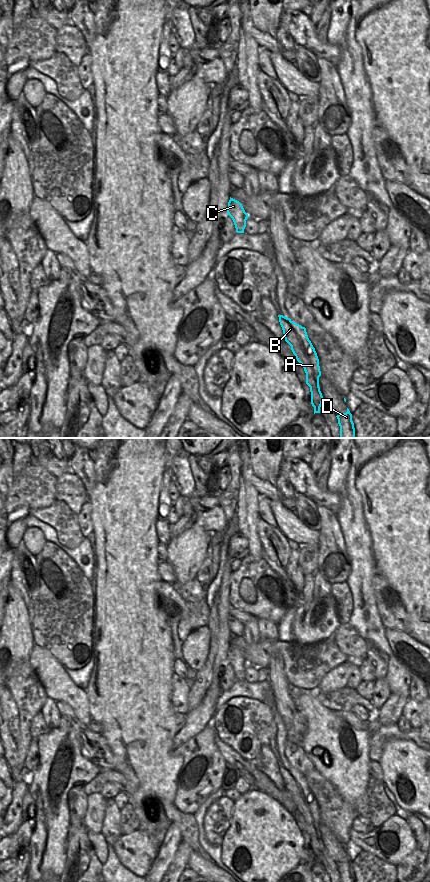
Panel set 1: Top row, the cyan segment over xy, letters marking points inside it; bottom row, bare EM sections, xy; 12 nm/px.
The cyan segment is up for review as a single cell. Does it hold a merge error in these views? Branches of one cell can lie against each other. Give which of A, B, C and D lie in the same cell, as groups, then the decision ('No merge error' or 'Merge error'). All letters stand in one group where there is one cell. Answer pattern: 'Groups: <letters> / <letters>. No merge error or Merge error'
Groups: A B / C D. Merge error

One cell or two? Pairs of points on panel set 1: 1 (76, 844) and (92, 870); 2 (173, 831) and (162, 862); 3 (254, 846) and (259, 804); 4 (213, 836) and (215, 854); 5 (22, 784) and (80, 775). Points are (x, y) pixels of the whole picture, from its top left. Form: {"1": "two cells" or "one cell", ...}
{"1": "one cell", "2": "one cell", "3": "one cell", "4": "two cells", "5": "two cells"}

